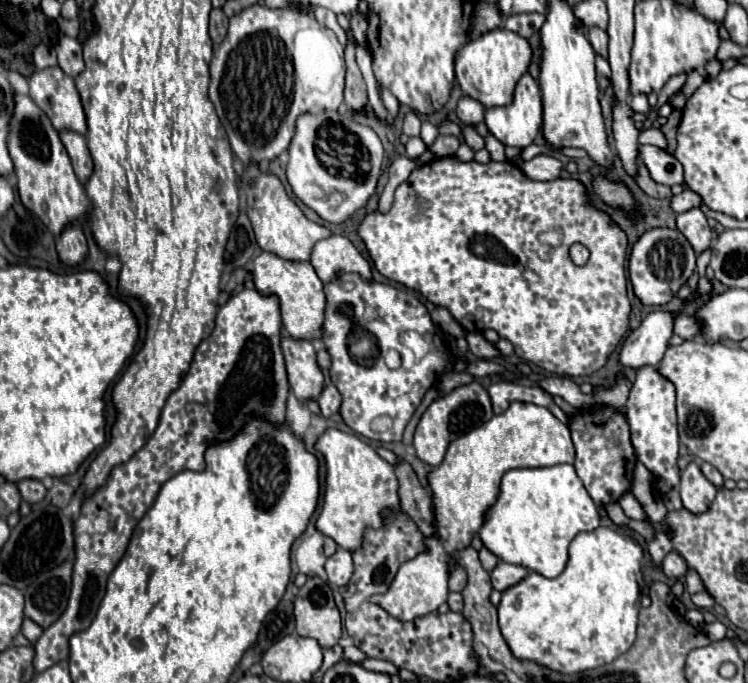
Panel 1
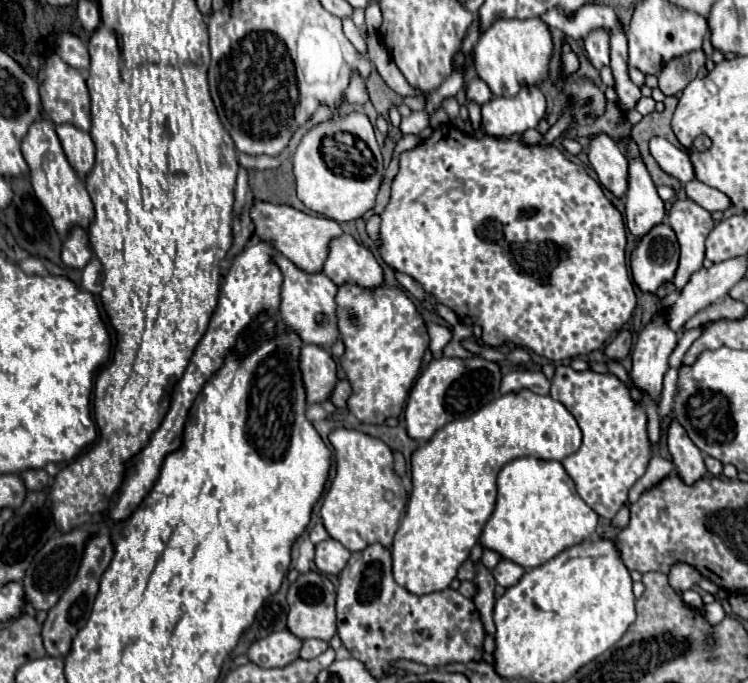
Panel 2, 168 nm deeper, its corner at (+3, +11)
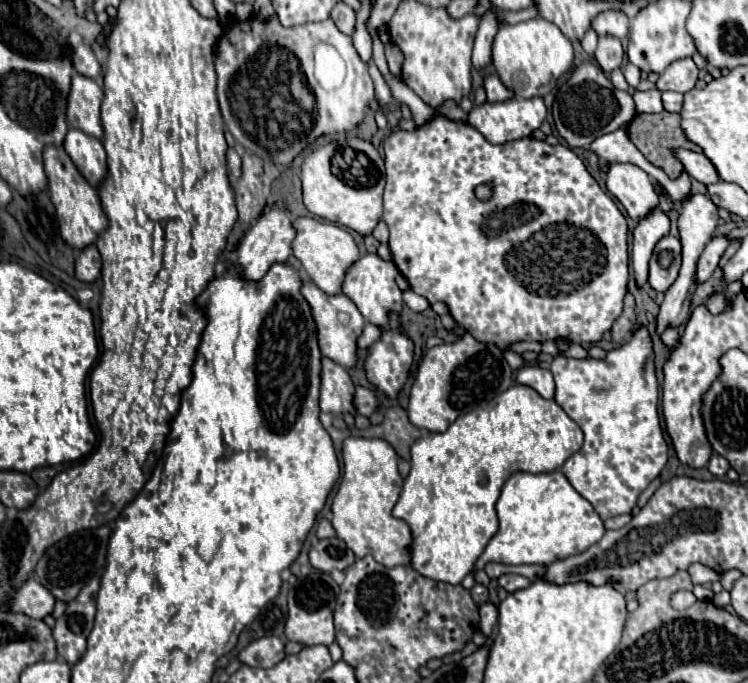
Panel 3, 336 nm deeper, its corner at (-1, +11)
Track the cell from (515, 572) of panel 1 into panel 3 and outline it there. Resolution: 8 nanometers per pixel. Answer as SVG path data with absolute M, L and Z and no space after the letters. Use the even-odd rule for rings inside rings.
M502 575L502 577L498 579L498 583L500 583L500 587L504 587L508 593L514 593L514 591L518 591L518 589L526 589L532 581L526 579L526 577L522 577L522 575Z

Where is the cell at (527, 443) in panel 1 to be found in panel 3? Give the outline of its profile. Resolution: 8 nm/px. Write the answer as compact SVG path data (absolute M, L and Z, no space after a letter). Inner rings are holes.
M512 385L510 389L506 389L504 393L496 395L486 407L482 409L474 409L470 413L464 413L460 415L444 433L430 433L426 437L420 437L414 445L412 445L412 469L410 469L410 475L406 477L404 481L404 487L400 491L400 497L392 509L392 515L398 517L398 519L404 519L408 525L410 525L410 531L412 531L412 537L414 537L414 543L410 547L410 553L412 553L412 567L424 575L424 577L430 577L434 581L444 581L444 583L450 583L450 585L458 585L462 583L462 579L472 571L476 559L480 557L480 553L484 551L486 543L492 539L492 535L496 533L498 529L498 517L496 517L496 501L500 497L500 489L504 485L504 481L516 473L516 471L528 471L528 473L552 473L552 471L558 471L564 461L576 453L582 445L582 429L566 415L566 411L556 403L556 401L548 401L544 397L540 397L532 387L526 387L526 385Z

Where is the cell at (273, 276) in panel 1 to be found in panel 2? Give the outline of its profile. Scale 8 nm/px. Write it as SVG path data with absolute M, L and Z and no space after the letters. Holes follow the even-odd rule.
M274 253L274 261L284 275L280 315L282 315L282 321L284 321L286 329L296 333L302 339L302 343L330 347L338 339L338 333L336 333L336 303L334 303L338 287L324 273L306 273L302 269L298 269L282 253Z

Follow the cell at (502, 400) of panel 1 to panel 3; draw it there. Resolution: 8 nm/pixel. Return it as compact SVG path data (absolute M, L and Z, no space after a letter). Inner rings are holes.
M524 365L516 375L516 383L536 389L544 399L554 399L554 377L548 369Z

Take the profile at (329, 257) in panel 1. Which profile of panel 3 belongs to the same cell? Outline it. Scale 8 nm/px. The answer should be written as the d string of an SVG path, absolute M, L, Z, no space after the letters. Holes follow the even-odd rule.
M364 255L352 265L352 269L346 275L346 281L342 285L342 293L354 301L354 305L360 309L364 319L372 325L388 325L392 313L402 311L402 291L396 285L398 269L392 261L384 261L378 255Z

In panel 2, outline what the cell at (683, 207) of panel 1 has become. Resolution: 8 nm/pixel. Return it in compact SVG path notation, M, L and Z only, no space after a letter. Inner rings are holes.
M692 179L684 185L684 191L688 195L688 199L692 199L694 203L698 203L700 207L708 209L708 211L724 211L726 207L730 207L730 201L724 193L720 193L718 189L704 185L698 179Z

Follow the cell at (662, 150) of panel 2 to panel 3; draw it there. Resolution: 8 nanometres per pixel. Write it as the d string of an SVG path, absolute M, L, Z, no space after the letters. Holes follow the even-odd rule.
M678 149L676 155L678 155L678 159L682 161L686 173L692 179L702 181L704 185L712 185L712 183L720 181L716 167L712 165L712 161L704 153L694 153L694 151L686 151L686 149Z

